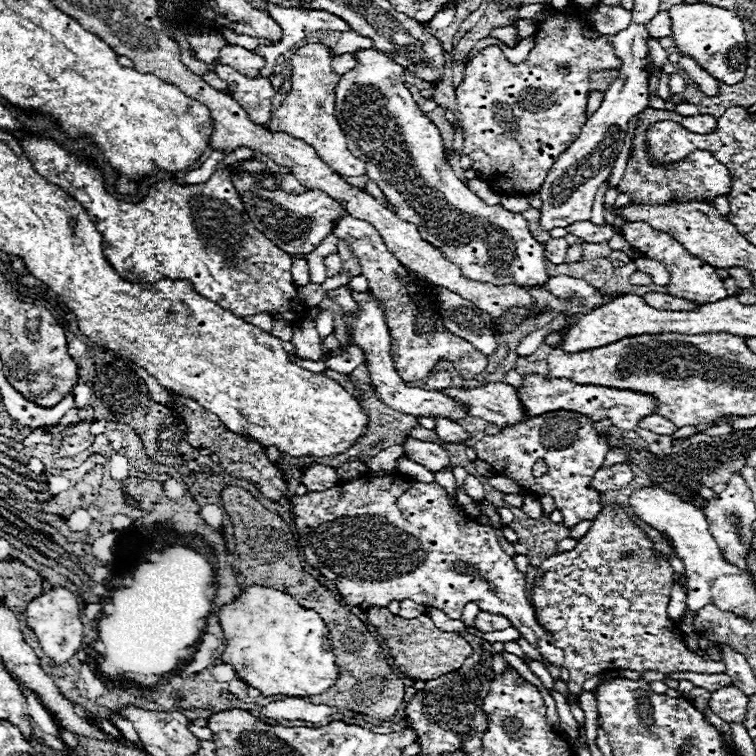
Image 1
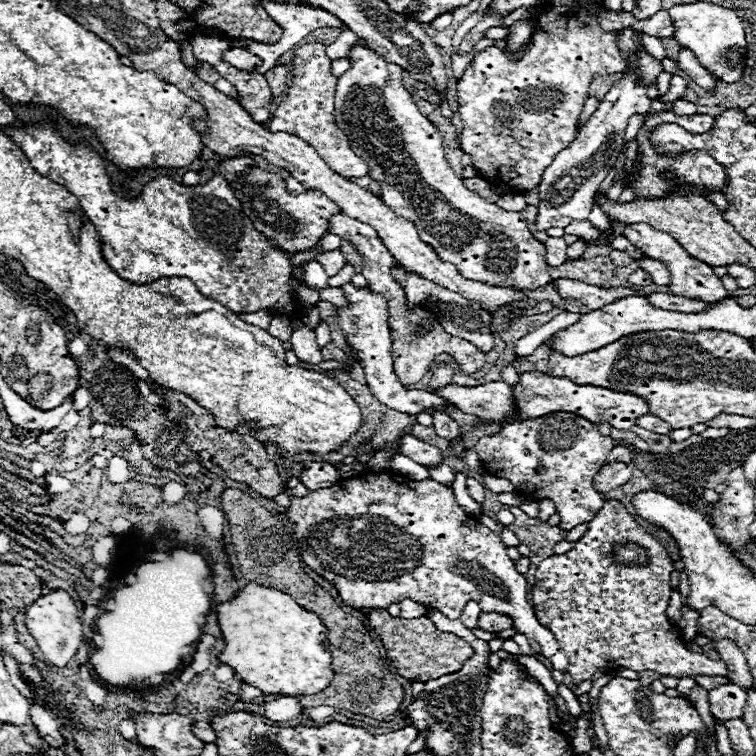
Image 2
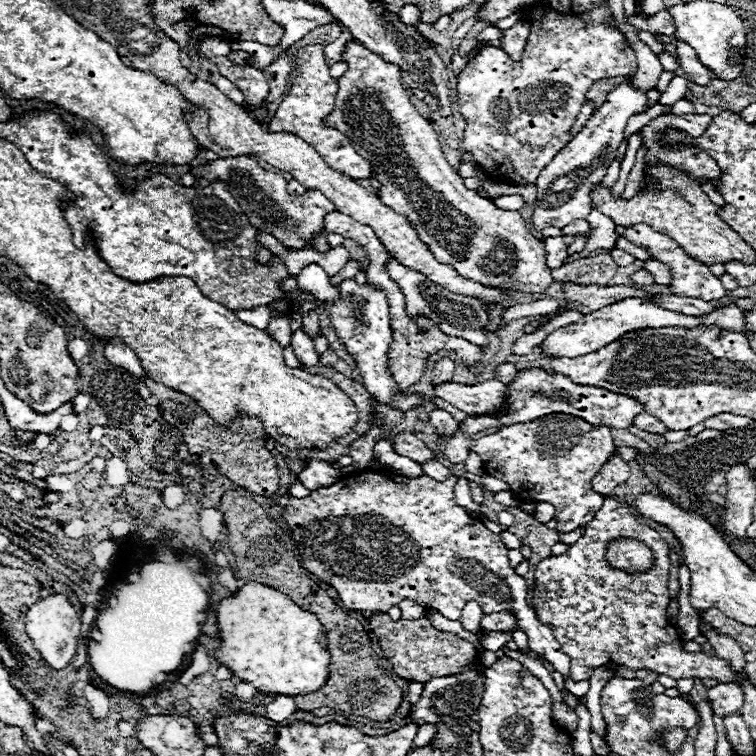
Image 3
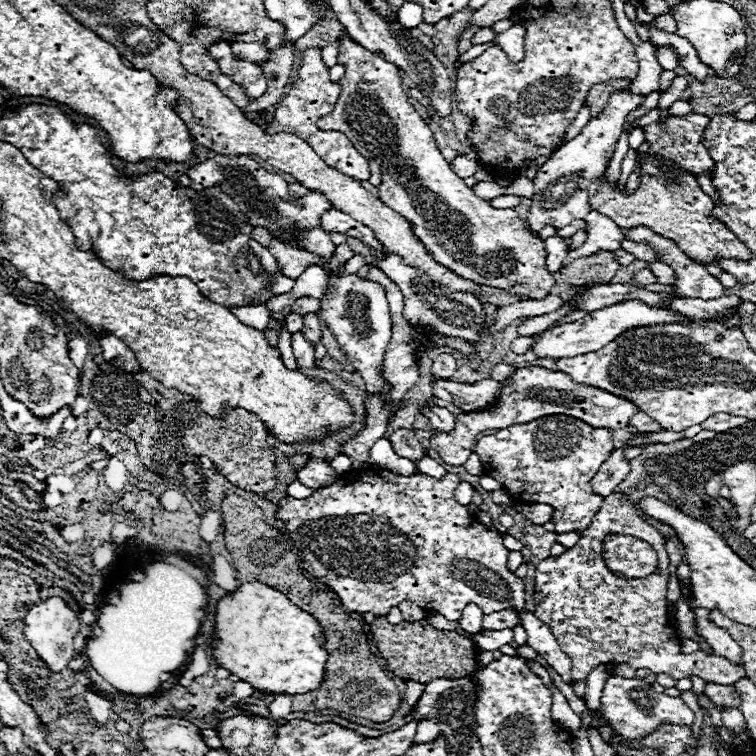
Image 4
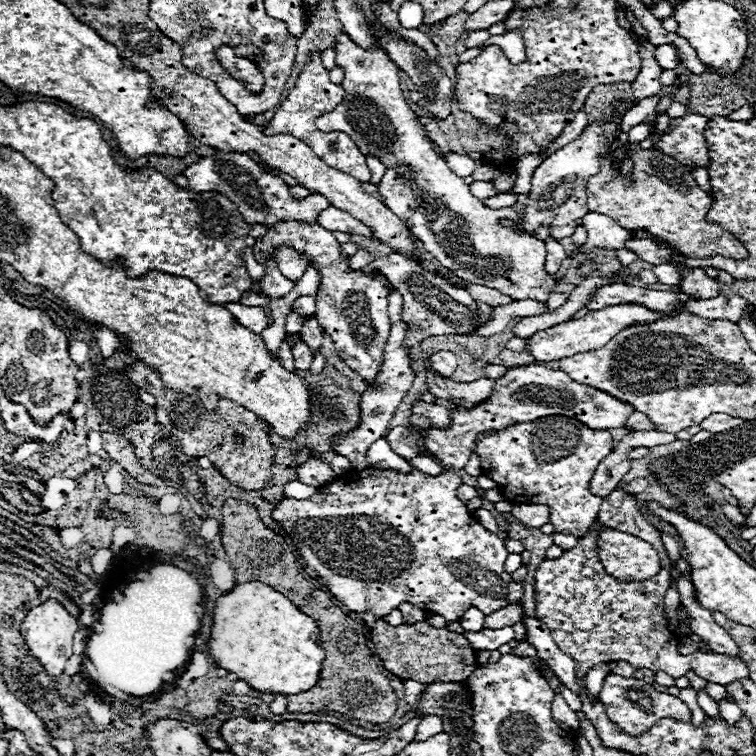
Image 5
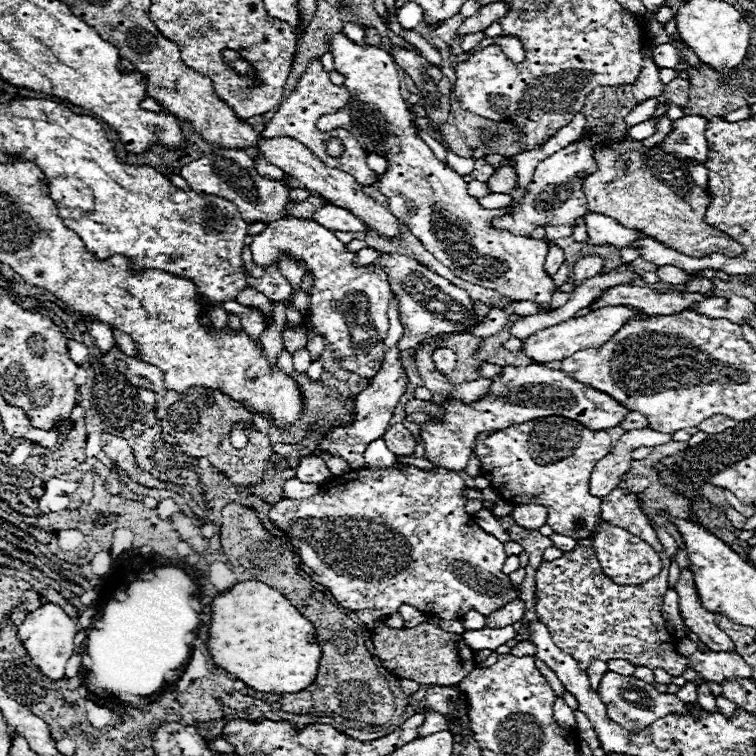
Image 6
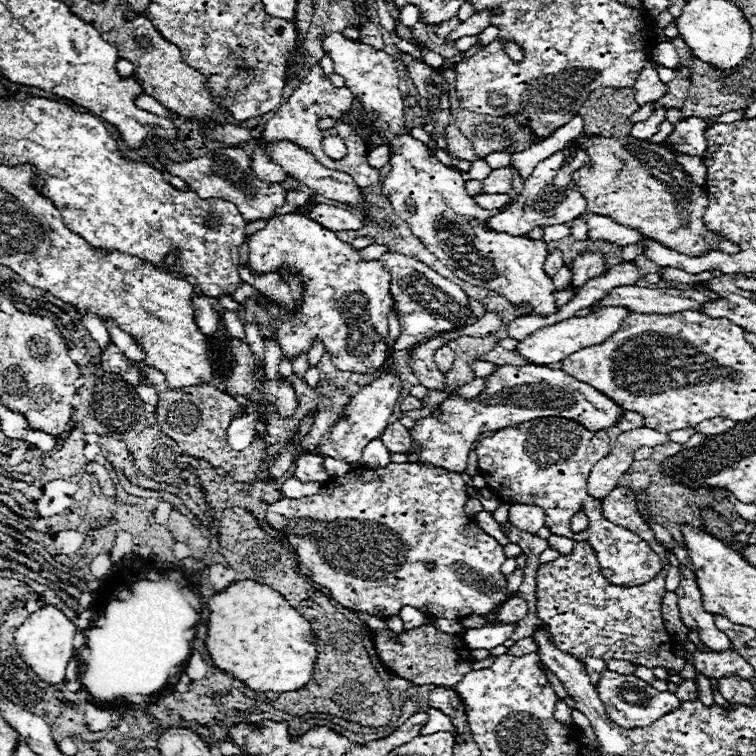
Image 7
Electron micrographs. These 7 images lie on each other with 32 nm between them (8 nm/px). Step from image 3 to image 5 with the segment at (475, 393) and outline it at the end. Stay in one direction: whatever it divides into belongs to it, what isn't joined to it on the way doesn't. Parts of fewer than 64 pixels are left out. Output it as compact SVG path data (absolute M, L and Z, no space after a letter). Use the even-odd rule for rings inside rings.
M426 364L424 368L426 368L428 390L434 396L454 402L454 404L460 404L464 408L472 408L474 404L486 400L494 386L494 380L490 380L490 378L480 378L476 382L452 382L450 378L438 376L430 364Z

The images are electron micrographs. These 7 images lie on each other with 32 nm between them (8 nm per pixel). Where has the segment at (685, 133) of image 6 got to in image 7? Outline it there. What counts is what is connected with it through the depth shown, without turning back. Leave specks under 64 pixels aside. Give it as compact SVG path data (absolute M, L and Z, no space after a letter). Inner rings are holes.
M686 118L674 126L670 134L670 142L682 152L690 156L704 158L706 154L706 138L704 138L704 120L700 118Z

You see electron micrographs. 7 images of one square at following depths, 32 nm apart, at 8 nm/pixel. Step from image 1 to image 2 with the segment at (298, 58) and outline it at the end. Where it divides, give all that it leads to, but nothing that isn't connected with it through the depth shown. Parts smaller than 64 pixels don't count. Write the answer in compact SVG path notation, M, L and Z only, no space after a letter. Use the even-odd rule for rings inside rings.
M316 44L300 46L294 52L294 70L292 70L292 86L282 100L282 104L276 108L272 120L268 122L270 132L288 132L294 134L322 156L322 160L334 170L340 172L346 178L362 178L368 176L368 164L356 156L348 144L348 138L342 130L338 130L332 122L334 112L334 94L336 94L336 82L338 78L330 74L330 64L324 48L316 48Z

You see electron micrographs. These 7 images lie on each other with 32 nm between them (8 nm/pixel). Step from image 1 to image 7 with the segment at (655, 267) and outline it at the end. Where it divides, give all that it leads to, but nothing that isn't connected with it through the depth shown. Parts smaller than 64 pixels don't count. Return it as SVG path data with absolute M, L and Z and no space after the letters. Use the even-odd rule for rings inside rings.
M664 268L662 280L672 280L672 282L680 282L680 284L690 284L690 282L709 281L713 278L711 272L702 272L700 274L686 274L682 270L676 268Z

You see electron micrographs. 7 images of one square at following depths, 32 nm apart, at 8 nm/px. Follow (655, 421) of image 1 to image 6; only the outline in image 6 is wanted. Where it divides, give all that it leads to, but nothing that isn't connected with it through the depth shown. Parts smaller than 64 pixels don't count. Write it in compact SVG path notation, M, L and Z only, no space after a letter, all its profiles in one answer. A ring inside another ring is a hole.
M628 412L626 420L622 420L622 422L620 422L620 428L622 428L622 430L648 428L648 422L646 422L646 418L644 418L640 412Z

